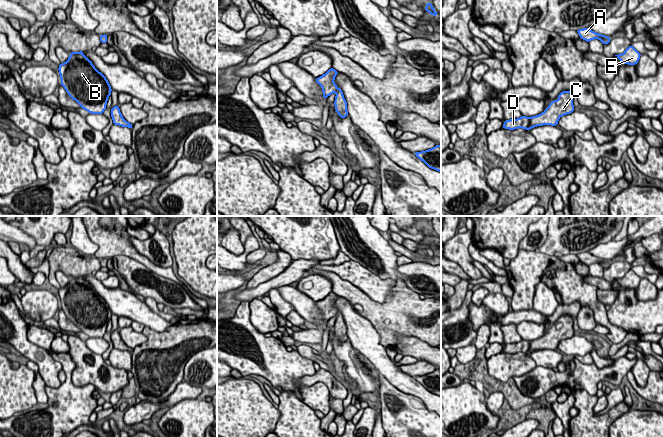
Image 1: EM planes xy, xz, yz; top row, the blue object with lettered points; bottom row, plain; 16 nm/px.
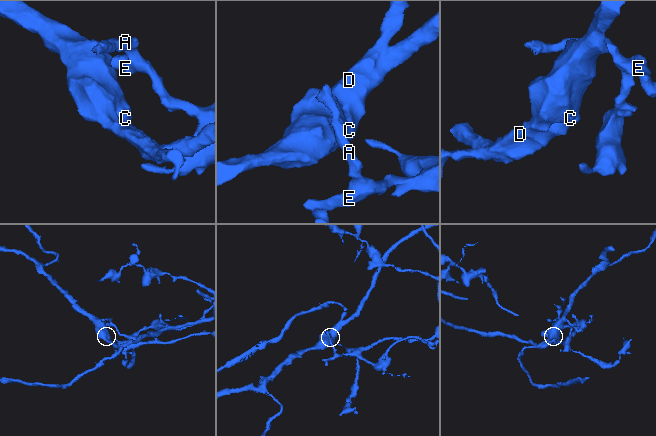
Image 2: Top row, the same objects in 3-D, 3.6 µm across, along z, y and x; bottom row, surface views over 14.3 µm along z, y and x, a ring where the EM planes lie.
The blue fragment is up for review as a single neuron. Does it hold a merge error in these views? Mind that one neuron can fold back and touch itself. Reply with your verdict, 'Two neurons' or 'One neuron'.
One neuron

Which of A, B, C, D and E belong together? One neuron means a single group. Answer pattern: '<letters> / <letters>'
A B C D E

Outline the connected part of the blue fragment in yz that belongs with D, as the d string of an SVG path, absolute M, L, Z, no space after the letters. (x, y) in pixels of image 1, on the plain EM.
M563 315L559 318L558 323L552 325L543 337L533 341L521 340L518 343L506 344L502 352L509 354L522 352L529 355L536 350L555 350L561 340L570 338L574 334L573 318L570 315Z

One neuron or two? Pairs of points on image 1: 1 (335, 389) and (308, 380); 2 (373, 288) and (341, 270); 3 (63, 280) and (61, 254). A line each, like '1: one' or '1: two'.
1: one
2: one
3: two

